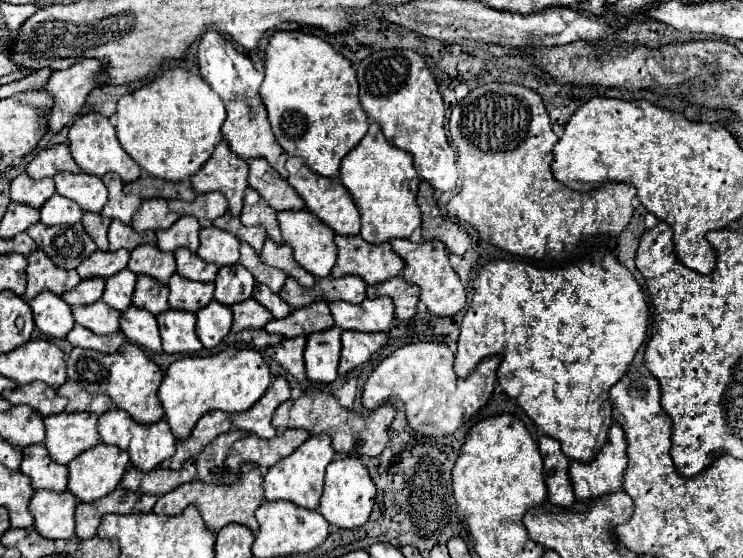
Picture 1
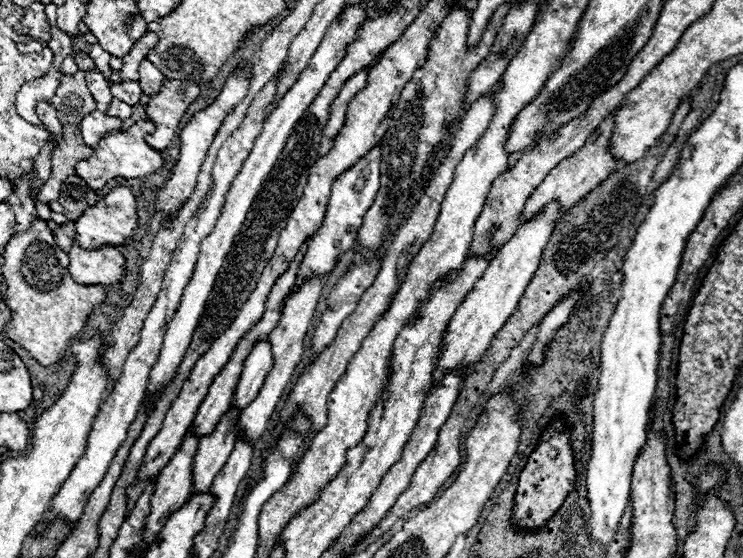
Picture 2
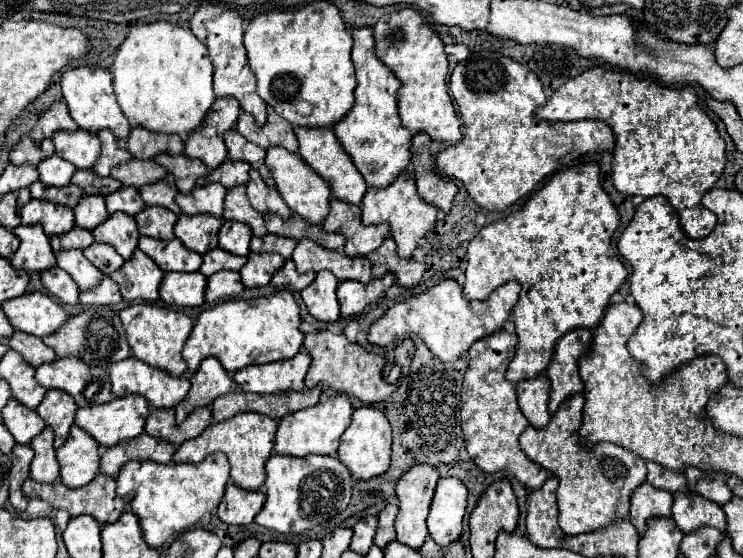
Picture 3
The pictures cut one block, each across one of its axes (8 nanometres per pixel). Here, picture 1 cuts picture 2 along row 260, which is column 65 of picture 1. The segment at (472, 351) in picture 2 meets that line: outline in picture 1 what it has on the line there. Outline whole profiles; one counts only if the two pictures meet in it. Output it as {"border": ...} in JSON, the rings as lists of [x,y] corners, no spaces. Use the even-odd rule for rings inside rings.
{"border":[[[36,492],[30,502],[34,528],[46,538],[68,540],[74,536],[74,500],[72,492]]]}

